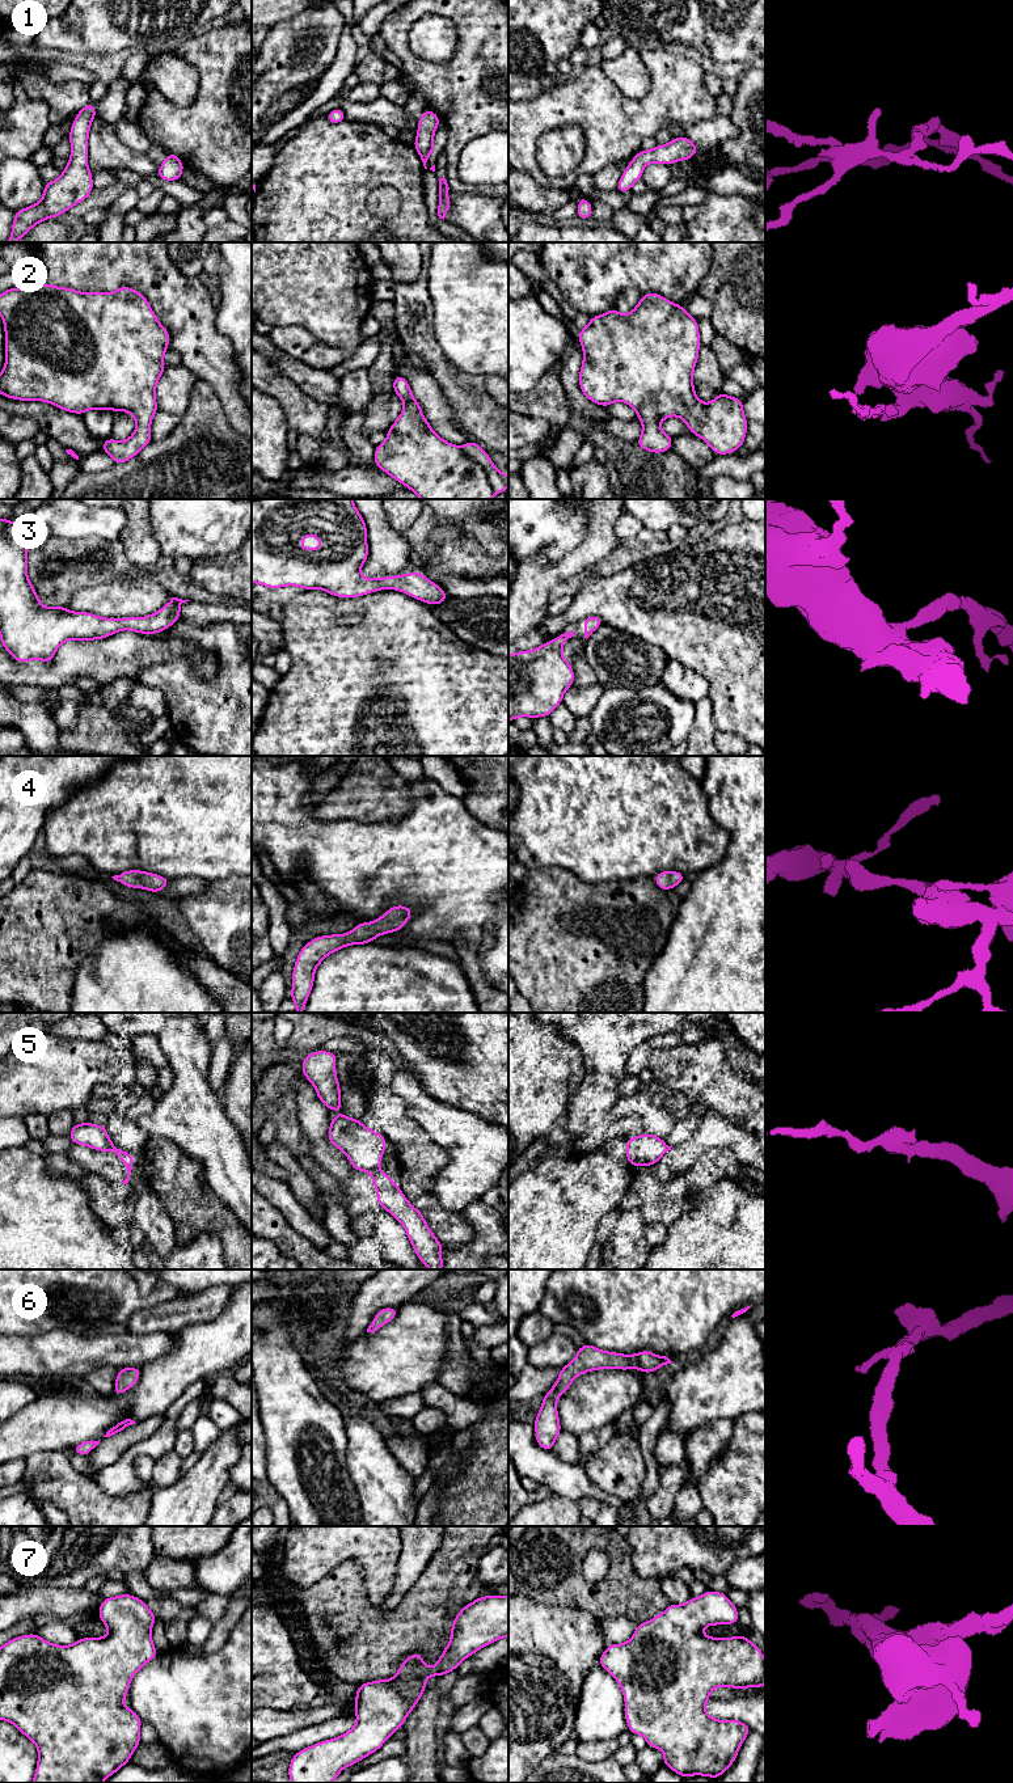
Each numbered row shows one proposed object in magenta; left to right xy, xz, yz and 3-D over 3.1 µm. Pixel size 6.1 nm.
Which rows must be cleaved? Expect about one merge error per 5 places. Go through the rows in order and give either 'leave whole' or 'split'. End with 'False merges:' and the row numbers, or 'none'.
1: leave whole
2: leave whole
3: leave whole
4: leave whole
5: split
6: leave whole
7: leave whole
False merges: 5

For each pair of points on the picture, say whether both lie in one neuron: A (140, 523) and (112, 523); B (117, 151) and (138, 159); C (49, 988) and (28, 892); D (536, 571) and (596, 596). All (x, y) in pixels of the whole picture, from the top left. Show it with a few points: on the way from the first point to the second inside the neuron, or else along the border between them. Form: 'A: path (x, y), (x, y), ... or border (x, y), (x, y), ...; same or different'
A: border (125, 512), (125, 527), (117, 539); different
B: path (122, 156), (133, 159); same
C: path (36, 964), (33, 962), (33, 916); same
D: border (591, 571), (585, 575); different

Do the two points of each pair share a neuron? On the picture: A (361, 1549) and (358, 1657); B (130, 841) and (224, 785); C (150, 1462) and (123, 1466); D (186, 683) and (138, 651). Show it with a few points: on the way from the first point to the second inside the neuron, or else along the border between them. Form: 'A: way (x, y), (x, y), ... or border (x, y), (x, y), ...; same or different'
A: border (330, 1570), (354, 1560), (361, 1567), (367, 1596); different
B: way (146, 815), (155, 810), (177, 806), (198, 794); same
C: border (139, 1454), (134, 1462), (134, 1471), (148, 1483); different
D: border (188, 658), (172, 656), (151, 664), (138, 681); different

